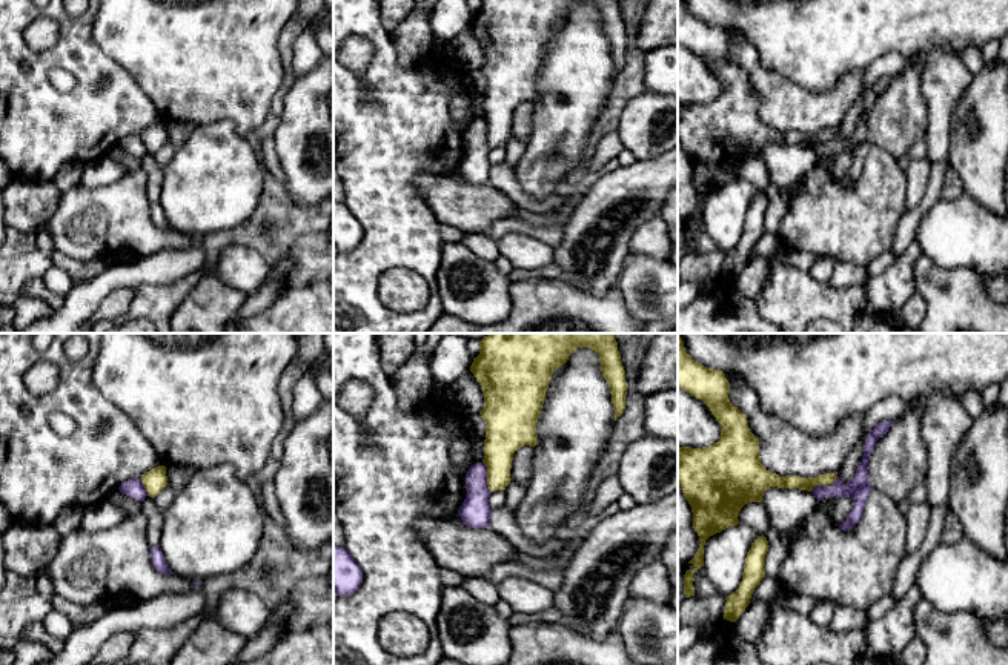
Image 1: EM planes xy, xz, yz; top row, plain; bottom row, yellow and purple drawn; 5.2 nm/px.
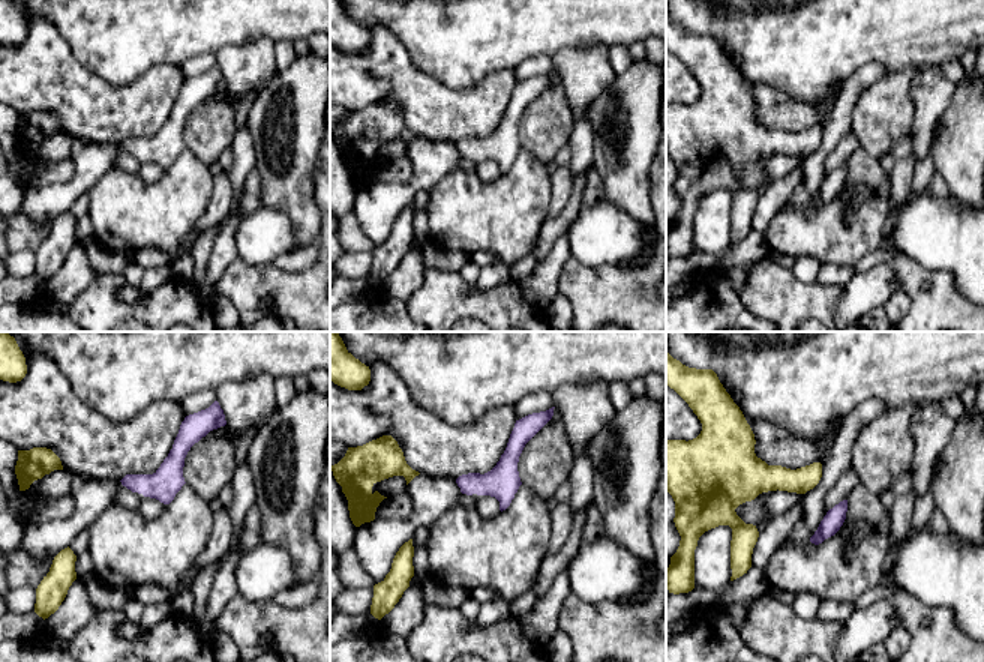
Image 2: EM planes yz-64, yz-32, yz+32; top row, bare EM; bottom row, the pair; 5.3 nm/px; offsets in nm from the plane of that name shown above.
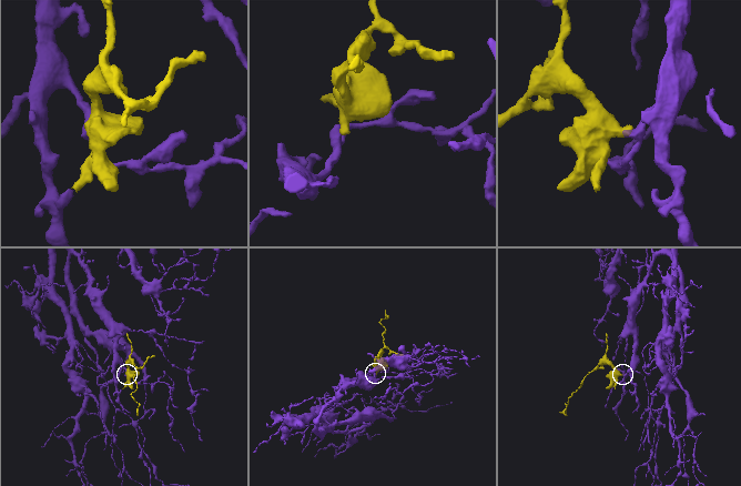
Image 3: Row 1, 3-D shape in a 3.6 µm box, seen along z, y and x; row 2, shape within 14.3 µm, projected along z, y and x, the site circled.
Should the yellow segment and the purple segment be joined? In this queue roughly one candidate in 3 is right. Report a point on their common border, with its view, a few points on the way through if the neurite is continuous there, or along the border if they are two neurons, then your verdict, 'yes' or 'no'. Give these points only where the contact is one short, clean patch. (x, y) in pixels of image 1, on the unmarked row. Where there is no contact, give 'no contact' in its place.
meets yellow in xz at (487, 132); border along xz (483, 117), (486, 140), (490, 148); no

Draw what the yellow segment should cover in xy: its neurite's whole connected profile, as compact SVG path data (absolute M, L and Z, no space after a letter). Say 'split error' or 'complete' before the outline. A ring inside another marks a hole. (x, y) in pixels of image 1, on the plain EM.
complete | M158 121L146 127L140 135L148 147L148 152L155 154L167 141L166 123Z

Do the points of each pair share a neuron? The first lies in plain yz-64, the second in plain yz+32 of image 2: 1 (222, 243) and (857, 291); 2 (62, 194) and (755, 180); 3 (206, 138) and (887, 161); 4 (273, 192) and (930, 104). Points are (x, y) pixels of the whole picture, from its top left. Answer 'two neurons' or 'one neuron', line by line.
1: one neuron
2: two neurons
3: two neurons
4: two neurons

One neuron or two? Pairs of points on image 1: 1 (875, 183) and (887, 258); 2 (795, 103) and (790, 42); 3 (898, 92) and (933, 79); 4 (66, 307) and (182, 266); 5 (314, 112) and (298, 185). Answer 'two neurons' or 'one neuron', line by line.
1: two neurons
2: two neurons
3: two neurons
4: one neuron
5: one neuron

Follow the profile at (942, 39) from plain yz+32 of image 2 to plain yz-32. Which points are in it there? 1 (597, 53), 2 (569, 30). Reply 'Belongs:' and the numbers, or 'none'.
Belongs: 2

